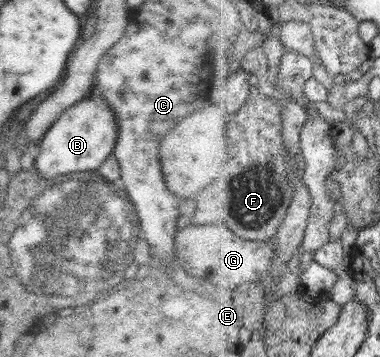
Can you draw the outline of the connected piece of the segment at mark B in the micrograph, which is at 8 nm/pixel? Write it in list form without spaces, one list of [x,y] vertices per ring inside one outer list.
[[[89,95],[68,107],[46,131],[39,144],[38,156],[34,166],[40,177],[53,182],[59,174],[96,170],[114,153],[118,138],[118,121],[116,111],[107,102]]]

